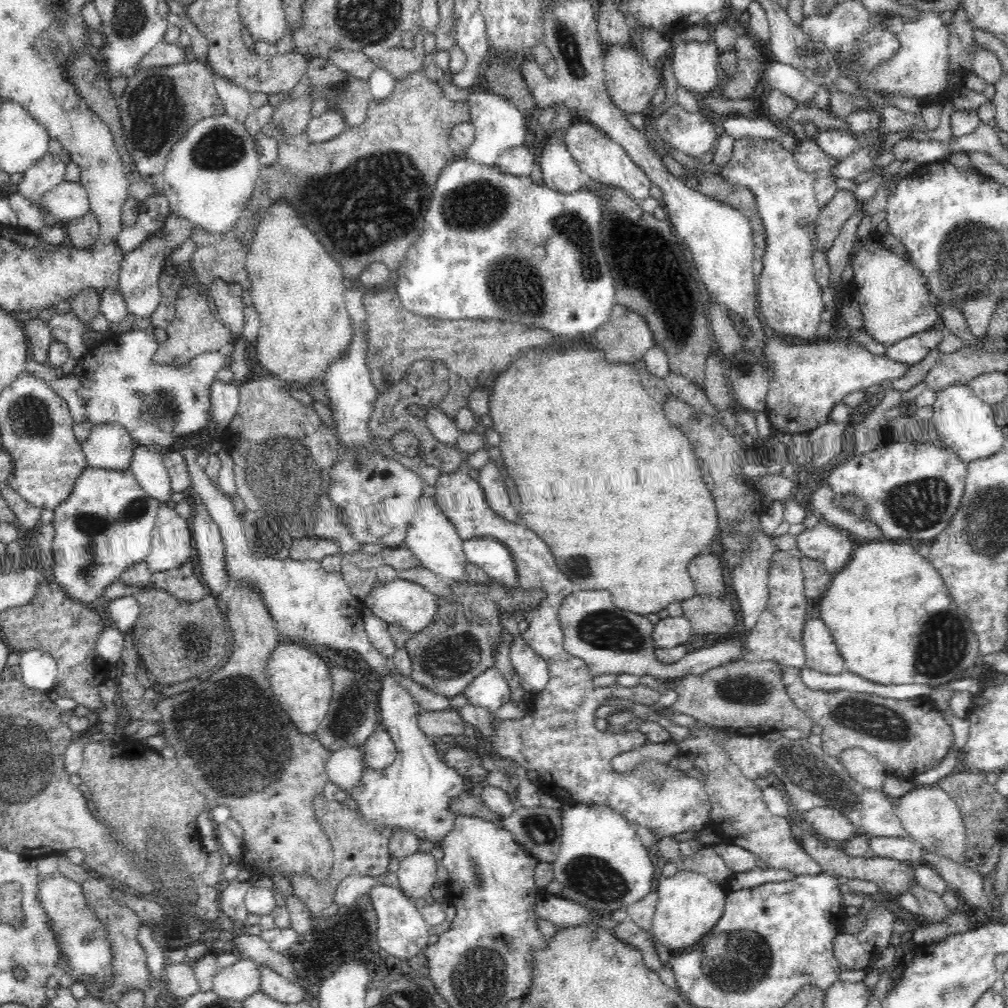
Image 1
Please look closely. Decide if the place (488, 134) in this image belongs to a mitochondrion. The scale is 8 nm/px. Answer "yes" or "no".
no

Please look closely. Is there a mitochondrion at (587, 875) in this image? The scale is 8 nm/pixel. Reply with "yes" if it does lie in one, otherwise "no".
yes

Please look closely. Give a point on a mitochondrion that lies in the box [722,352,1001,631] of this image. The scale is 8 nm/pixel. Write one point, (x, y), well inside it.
(919, 506)

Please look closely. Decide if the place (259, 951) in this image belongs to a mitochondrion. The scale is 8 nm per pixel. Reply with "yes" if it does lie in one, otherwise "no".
no

